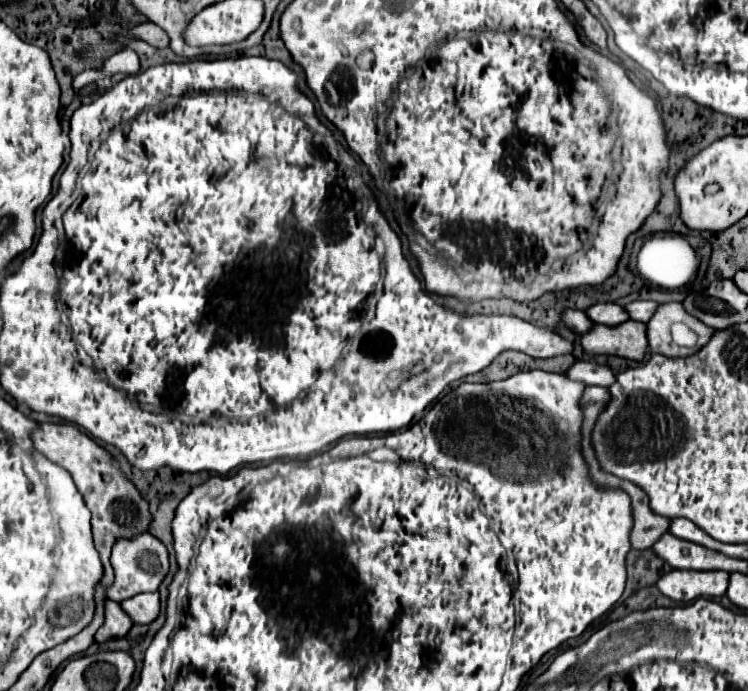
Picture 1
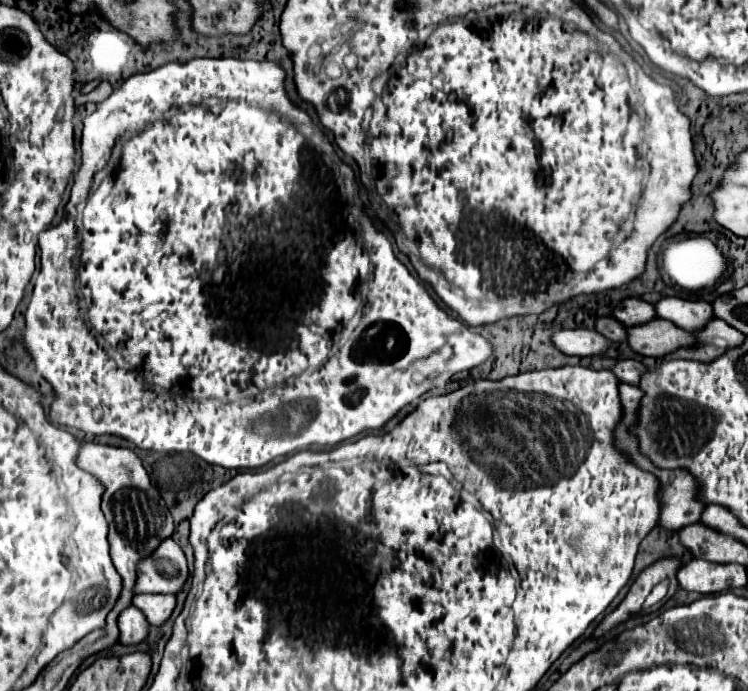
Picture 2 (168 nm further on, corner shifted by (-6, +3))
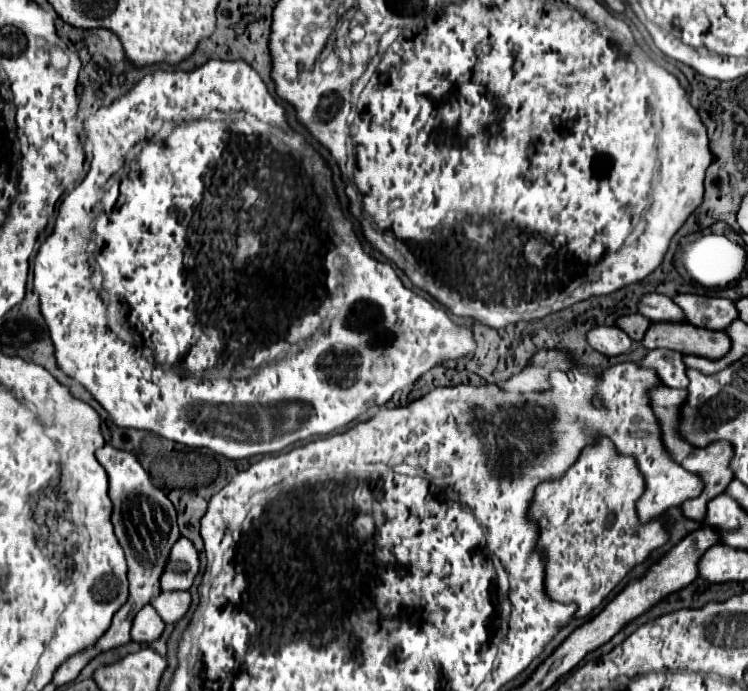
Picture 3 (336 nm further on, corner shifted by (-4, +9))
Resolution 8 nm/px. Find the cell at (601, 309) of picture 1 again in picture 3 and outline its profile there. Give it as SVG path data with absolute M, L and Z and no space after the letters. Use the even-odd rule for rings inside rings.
M648 293L638 299L638 313L650 321L684 321L682 309L672 303L670 297Z

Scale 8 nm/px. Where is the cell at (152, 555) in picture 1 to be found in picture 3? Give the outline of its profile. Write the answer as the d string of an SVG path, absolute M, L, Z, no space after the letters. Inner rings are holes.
M180 537L178 543L170 549L170 559L166 563L166 571L160 579L162 591L176 591L176 589L190 589L196 573L198 573L200 561L194 545L186 539Z

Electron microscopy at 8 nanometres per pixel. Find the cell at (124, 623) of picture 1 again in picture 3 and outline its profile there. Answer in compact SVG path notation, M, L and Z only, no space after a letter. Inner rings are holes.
M146 605L134 617L130 635L132 635L132 641L152 643L154 639L158 639L162 635L162 631L164 631L164 621L158 617L158 613L154 611L152 605Z

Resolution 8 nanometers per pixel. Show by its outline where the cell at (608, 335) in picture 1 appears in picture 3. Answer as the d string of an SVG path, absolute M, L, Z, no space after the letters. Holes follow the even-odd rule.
M660 321L652 323L646 331L642 343L644 349L674 349L678 353L702 355L708 359L720 359L730 349L730 339L724 331L710 331L694 327L690 323Z

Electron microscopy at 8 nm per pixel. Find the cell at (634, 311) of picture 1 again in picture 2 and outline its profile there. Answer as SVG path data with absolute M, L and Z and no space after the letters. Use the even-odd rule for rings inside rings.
M664 297L656 303L656 313L662 319L672 321L680 329L690 333L704 329L712 319L716 319L712 305L706 301L686 301L678 297Z

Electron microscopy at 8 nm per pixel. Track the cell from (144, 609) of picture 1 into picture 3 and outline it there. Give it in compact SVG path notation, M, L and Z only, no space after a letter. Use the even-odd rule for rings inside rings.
M164 591L150 601L150 605L158 611L164 623L176 623L190 607L190 593L188 591Z

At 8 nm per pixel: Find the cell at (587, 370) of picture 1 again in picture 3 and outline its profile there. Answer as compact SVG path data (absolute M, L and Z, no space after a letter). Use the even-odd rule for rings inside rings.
M652 349L642 361L638 361L638 365L644 369L652 369L660 383L666 387L684 389L688 385L686 365L682 363L682 355L678 351Z

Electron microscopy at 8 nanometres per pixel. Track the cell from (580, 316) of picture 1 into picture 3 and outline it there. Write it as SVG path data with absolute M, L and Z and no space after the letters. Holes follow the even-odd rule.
M638 313L636 315L624 315L624 317L616 319L616 327L620 327L622 331L626 331L626 335L634 343L638 343L644 337L648 325L650 325L650 321L646 317L642 317L642 315L638 315ZM640 331L642 331L642 337L640 337Z

